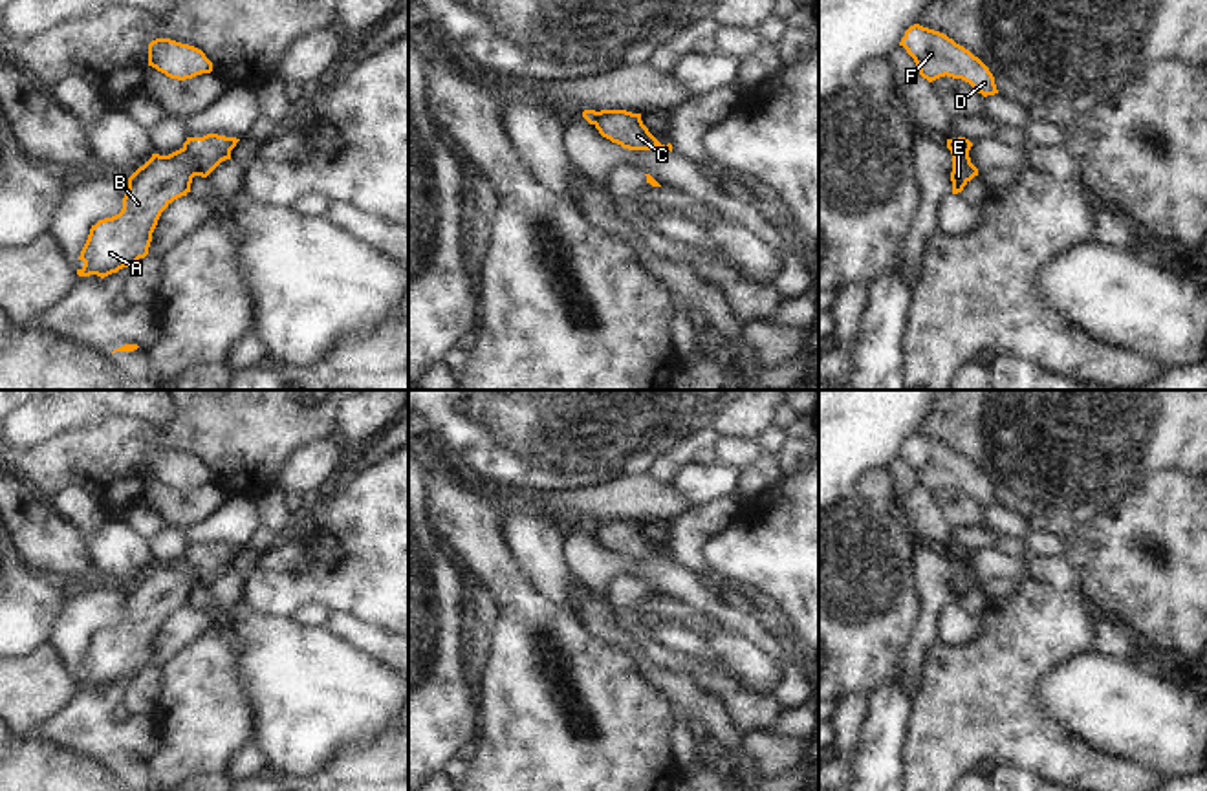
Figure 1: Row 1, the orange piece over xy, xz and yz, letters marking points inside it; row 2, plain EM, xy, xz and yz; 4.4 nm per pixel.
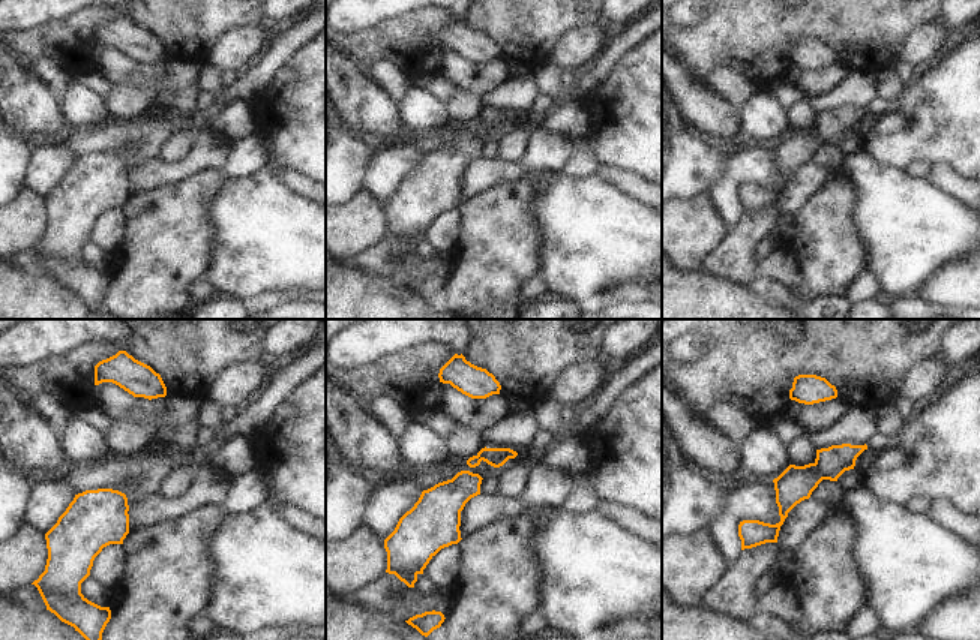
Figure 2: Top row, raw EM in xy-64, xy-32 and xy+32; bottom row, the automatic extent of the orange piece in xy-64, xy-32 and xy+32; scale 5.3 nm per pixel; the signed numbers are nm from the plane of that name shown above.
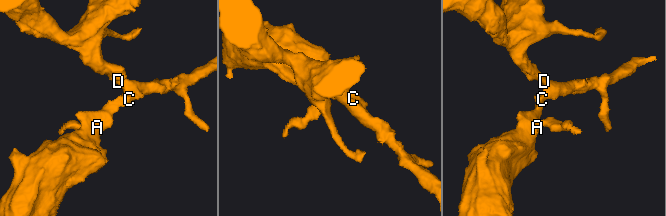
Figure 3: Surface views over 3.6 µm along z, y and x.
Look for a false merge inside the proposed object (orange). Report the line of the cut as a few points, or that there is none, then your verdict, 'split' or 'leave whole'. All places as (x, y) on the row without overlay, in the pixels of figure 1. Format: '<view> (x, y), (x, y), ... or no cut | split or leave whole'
no cut | leave whole

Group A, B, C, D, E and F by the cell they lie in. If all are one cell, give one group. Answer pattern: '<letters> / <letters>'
A B C D E F

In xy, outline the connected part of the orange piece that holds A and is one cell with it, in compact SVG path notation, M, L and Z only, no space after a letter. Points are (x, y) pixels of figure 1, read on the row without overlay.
M207 544L187 547L183 557L169 566L152 564L128 588L121 623L92 635L79 666L84 676L77 685L104 688L145 668L161 623L190 602L194 586L207 588L222 571L231 569L238 551Z

